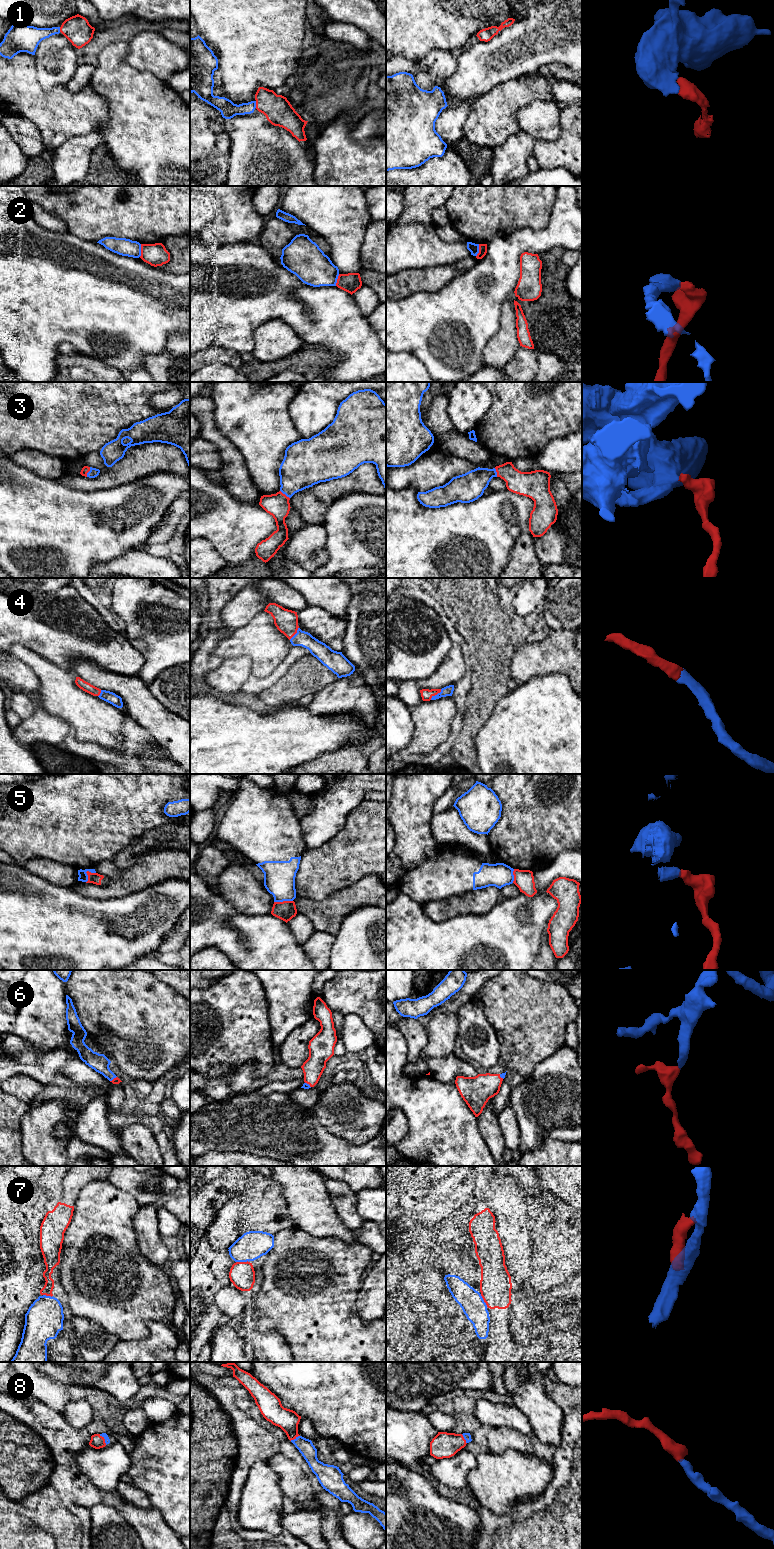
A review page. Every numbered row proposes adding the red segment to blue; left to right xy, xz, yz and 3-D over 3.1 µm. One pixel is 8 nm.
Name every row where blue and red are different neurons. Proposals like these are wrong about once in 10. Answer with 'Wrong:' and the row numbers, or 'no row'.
Wrong: 2, 5

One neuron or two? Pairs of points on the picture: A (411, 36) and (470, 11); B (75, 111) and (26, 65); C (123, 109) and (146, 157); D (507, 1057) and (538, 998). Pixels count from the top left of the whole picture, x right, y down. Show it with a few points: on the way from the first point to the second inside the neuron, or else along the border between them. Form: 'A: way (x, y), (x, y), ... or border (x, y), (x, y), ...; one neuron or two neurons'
A: way (426, 21), (435, 12), (455, 12); one neuron
B: way (59, 111), (55, 111), (26, 81); one neuron
C: way (135, 121), (146, 132), (146, 145); one neuron
D: way (522, 1042), (527, 1037), (530, 1016), (533, 1013); one neuron

